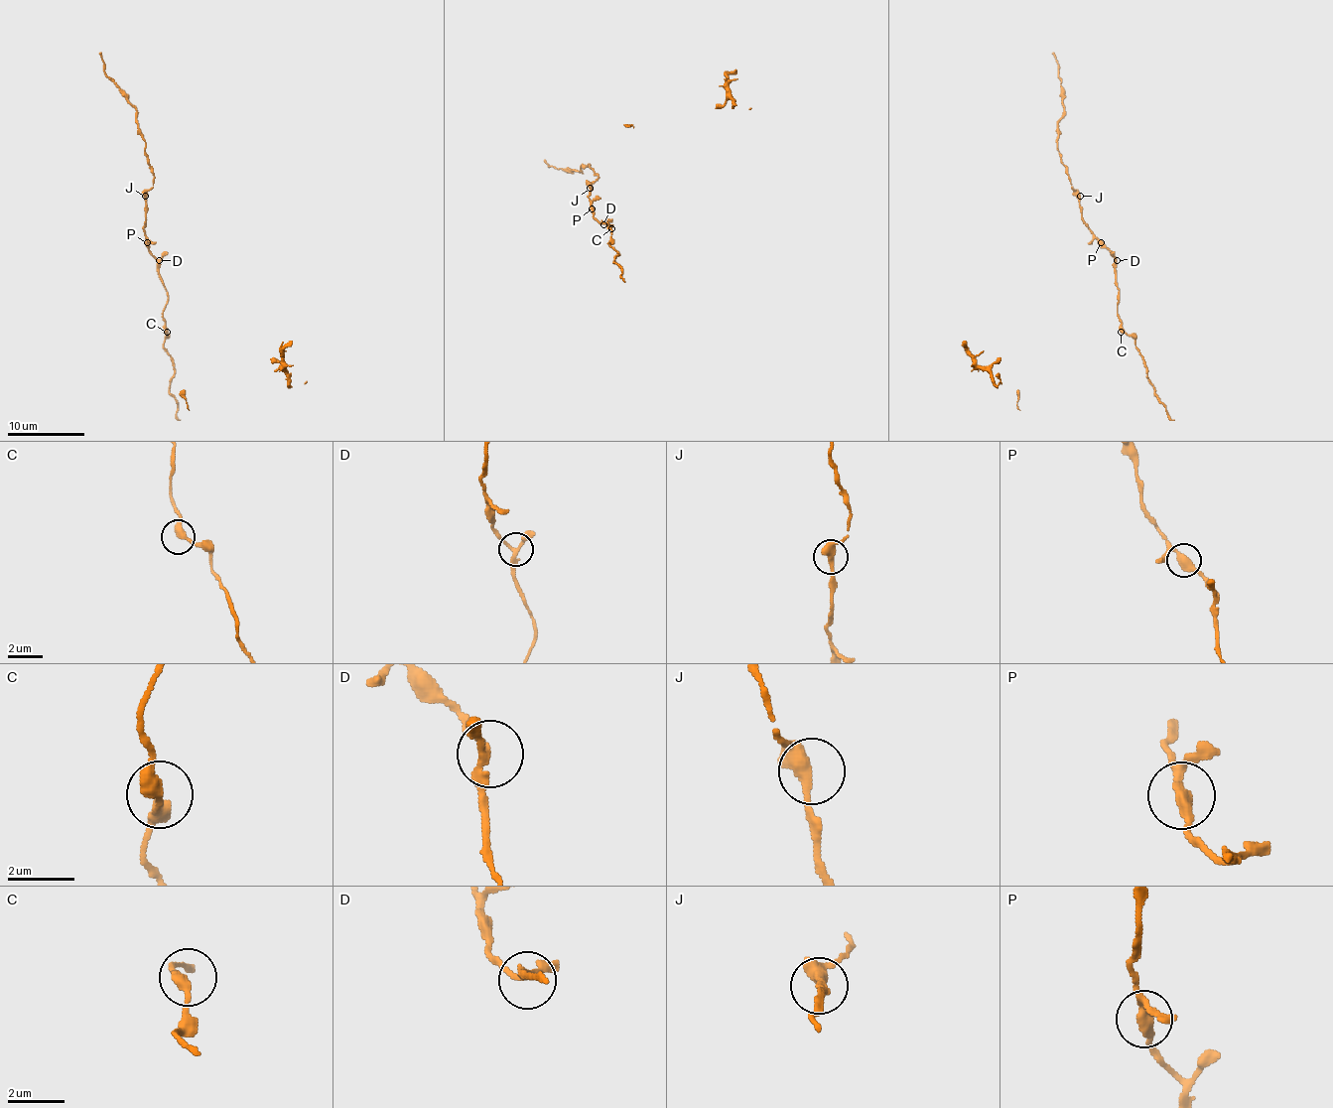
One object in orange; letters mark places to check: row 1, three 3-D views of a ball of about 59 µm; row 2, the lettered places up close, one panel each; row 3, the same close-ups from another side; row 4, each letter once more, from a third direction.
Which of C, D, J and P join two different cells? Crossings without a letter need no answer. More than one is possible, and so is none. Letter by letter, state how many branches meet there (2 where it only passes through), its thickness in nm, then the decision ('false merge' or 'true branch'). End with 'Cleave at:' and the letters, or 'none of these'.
C: 2 | 320 nm | true branch
D: 3 | 190 nm | true branch
J: 2 | 380 nm | true branch
P: 3 | 320 nm | true branch
Cleave at: none of these

